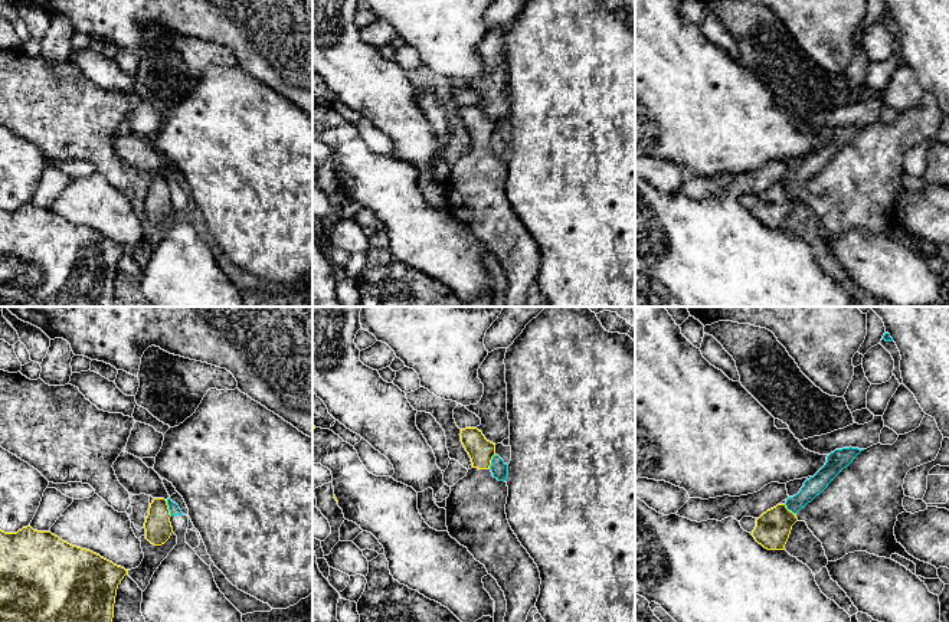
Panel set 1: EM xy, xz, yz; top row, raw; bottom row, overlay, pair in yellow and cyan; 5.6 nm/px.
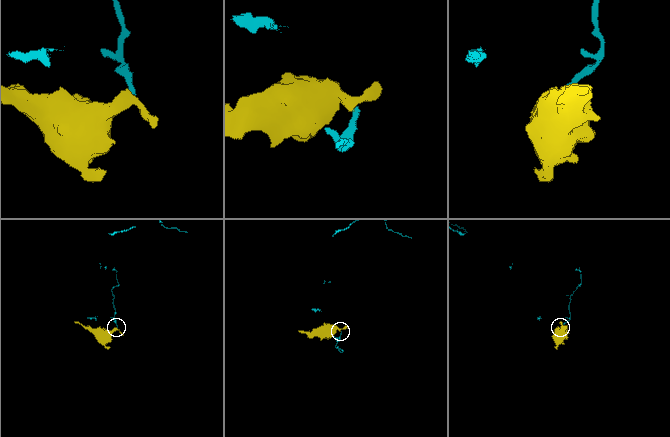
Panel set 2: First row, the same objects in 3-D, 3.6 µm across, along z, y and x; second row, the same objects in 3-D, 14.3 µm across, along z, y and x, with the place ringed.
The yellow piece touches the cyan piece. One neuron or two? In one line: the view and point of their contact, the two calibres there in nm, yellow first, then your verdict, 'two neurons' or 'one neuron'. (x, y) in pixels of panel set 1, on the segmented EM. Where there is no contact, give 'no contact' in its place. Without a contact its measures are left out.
xy (167, 508) | 150/60 nm | two neurons

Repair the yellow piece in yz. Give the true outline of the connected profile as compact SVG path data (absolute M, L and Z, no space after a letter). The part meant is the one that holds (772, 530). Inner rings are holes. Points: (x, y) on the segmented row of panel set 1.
M925 415L914 431L893 445L861 451L828 487L796 514L785 504L756 518L755 540L768 550L783 550L792 526L805 521L822 543L828 562L867 551L891 559L896 553L916 564L916 576L939 579L937 569L910 556L896 540L897 515L904 513L904 478L916 466L936 459L943 435L935 418Z

